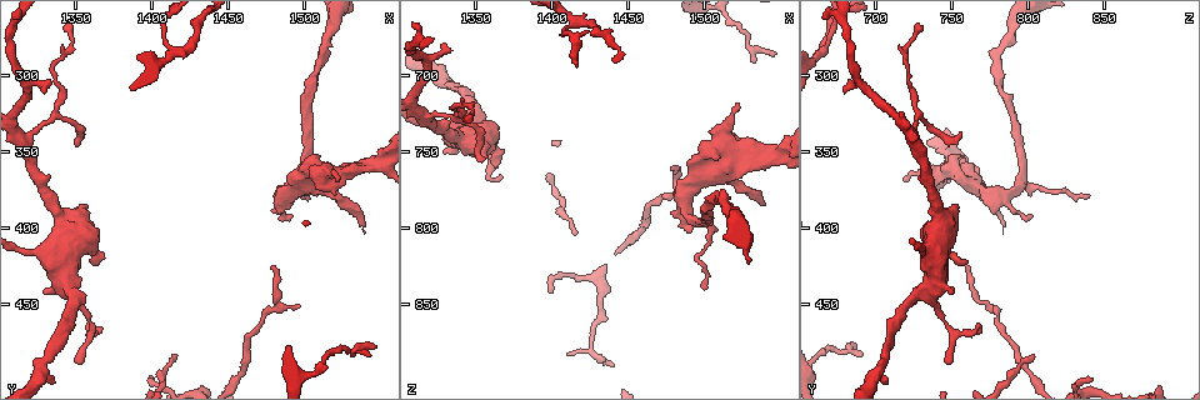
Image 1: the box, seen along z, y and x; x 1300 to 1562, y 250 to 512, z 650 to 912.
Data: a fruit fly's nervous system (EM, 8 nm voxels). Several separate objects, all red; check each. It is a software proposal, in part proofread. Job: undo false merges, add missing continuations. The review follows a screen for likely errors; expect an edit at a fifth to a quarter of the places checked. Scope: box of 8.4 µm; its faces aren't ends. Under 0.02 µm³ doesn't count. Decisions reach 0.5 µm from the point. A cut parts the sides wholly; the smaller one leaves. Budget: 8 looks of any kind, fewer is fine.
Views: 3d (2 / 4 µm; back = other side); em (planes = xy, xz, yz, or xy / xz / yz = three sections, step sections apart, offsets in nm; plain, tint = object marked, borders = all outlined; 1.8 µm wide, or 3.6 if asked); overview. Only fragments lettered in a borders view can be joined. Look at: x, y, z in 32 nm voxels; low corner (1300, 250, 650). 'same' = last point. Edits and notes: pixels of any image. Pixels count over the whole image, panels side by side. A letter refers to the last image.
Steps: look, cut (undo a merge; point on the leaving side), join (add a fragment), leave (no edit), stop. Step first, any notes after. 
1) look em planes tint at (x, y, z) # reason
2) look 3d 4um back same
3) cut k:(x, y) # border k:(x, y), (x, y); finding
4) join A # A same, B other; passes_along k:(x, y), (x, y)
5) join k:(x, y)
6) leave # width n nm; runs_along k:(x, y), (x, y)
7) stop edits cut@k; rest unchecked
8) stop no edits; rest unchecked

look em xy step 4 borders at (1520, 376, 738) # free end

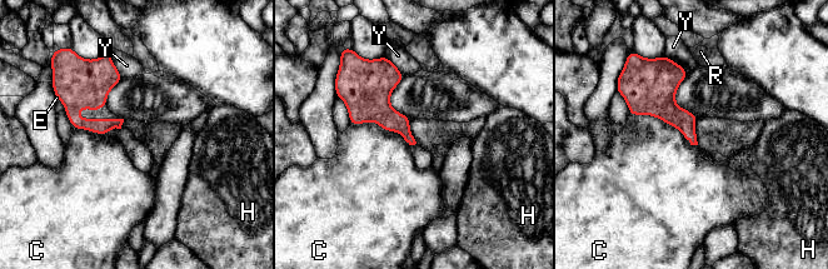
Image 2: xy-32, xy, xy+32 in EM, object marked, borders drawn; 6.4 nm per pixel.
leave # C other, E other, H other, R other, Y other; none of them fits

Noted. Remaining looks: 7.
look em xy step 16 tint at (1490, 376, 790) # abrupt turn

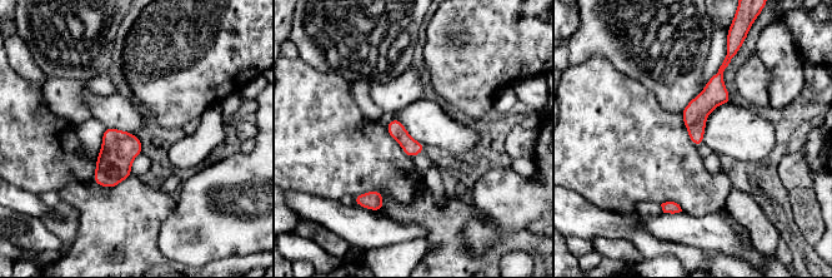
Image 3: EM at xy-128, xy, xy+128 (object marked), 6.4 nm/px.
look em xz step 4 borders same # cut it another way

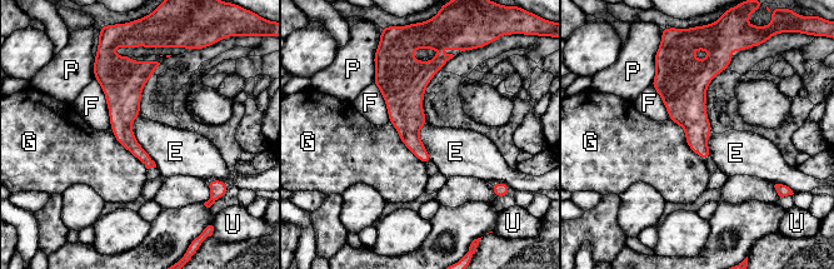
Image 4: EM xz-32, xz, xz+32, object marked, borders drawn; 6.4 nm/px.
leave # E other, F other, G other, P other, U other; continuous, no second neuron

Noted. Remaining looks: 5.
look 3d 4um at (1358, 386, 754) # stops while still wide

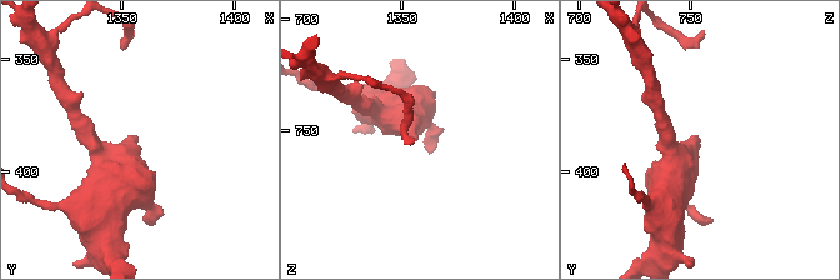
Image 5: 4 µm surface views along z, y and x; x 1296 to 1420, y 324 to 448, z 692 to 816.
look em planes plain at (1358, 385, 752) # now the EM

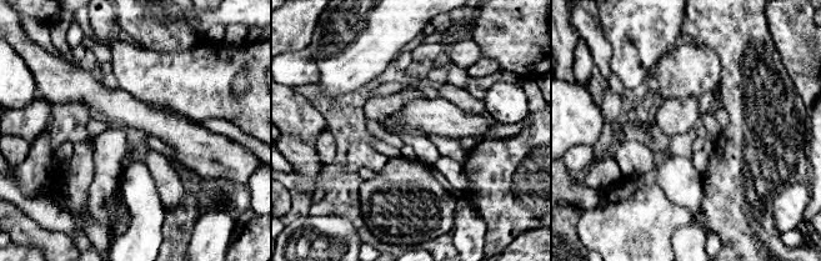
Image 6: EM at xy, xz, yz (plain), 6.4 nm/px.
look em planes borders same # see the neighbours

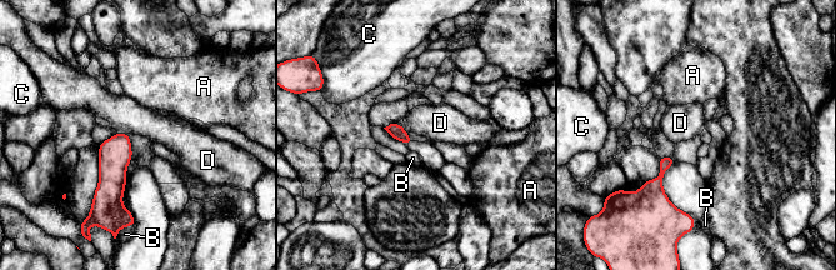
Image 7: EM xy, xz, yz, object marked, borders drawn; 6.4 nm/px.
leave # A other, B other, C other, D other; no lettered fragment goes on from it

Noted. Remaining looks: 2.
stop no edits; rest unchecked

